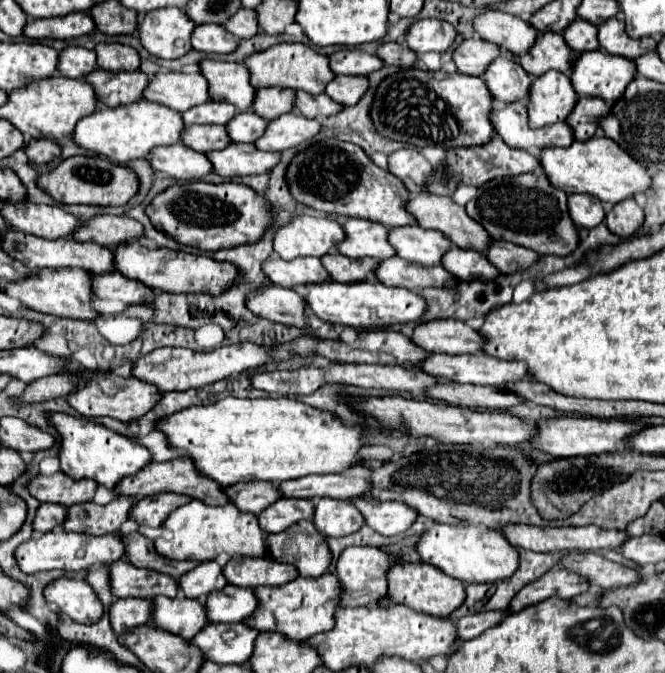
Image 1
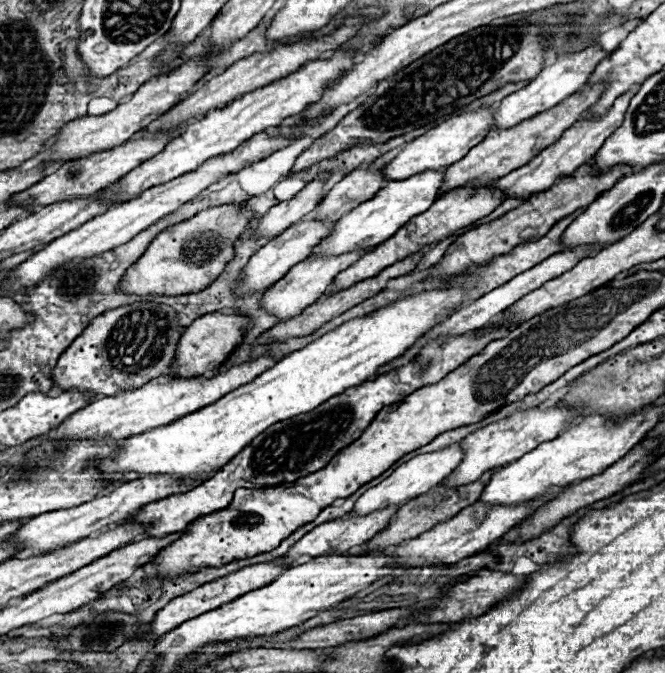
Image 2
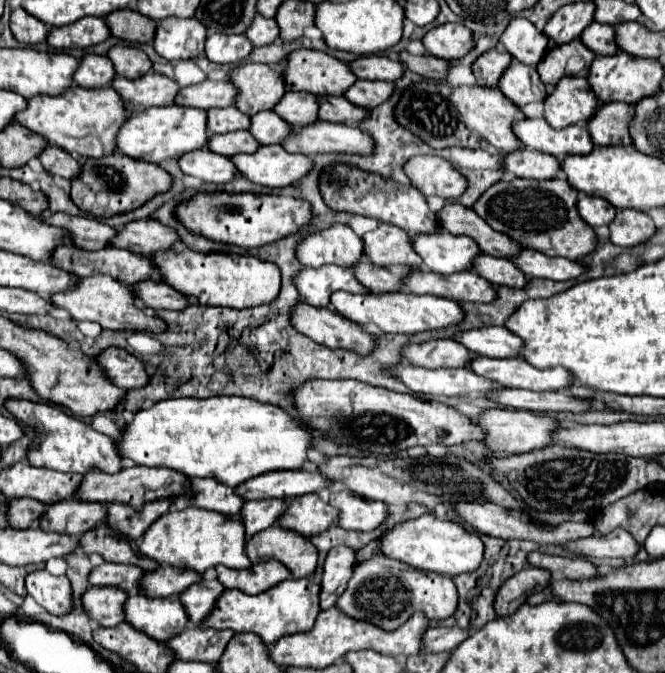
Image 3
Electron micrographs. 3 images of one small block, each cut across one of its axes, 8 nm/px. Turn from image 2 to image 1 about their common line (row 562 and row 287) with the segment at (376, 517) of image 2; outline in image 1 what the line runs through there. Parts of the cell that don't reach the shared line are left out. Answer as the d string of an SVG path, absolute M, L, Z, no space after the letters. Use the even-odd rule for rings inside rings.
M270 256L262 262L262 272L272 284L286 288L330 280L320 258L294 258L294 262L286 262L278 256Z

